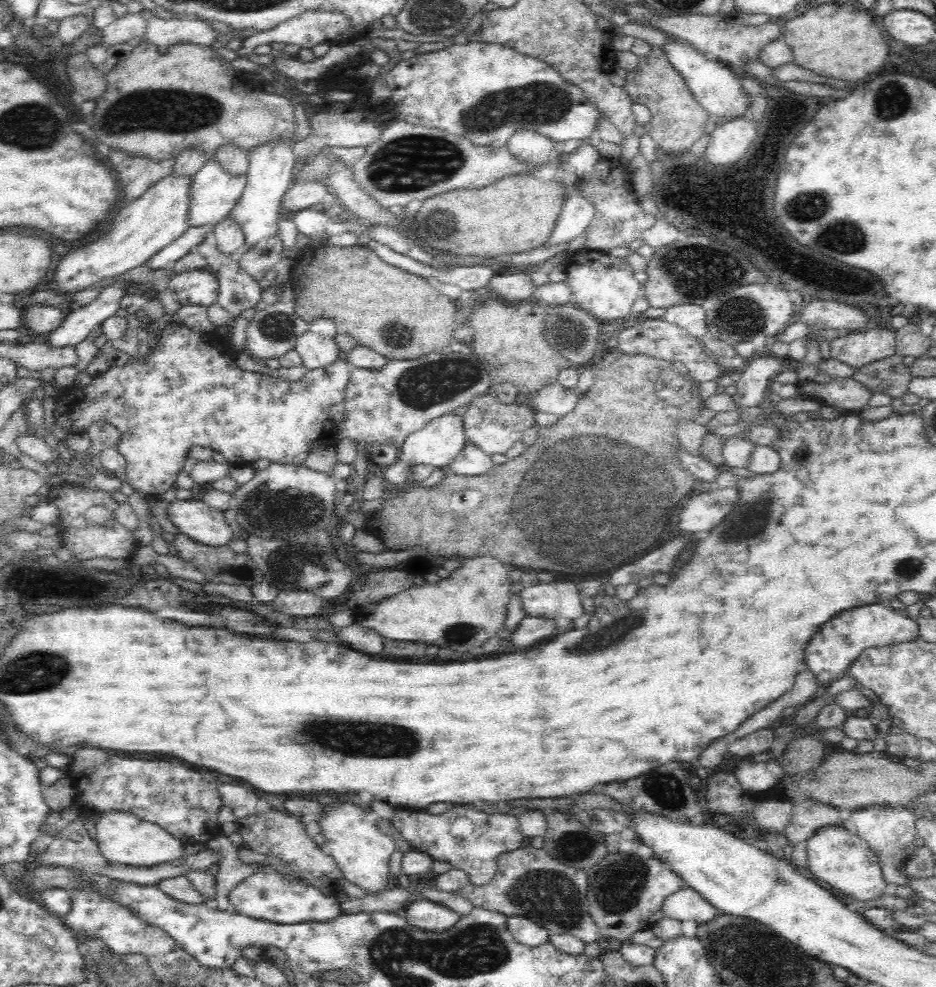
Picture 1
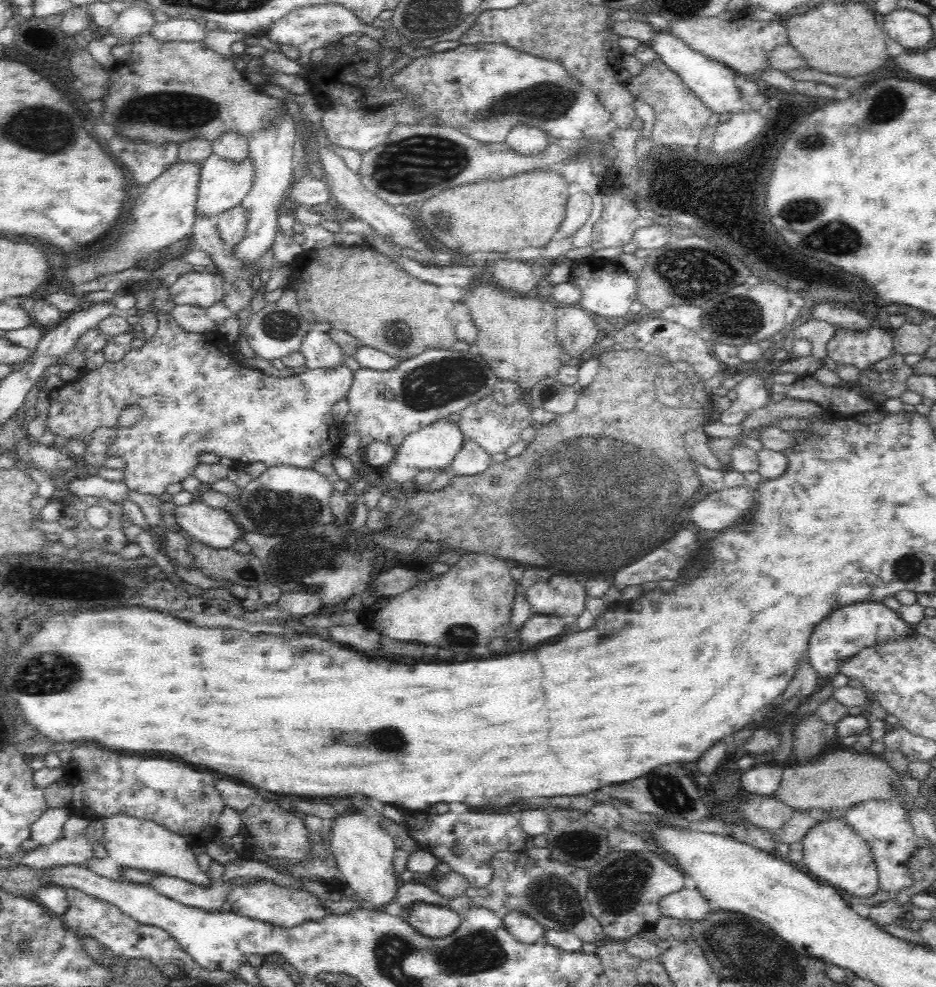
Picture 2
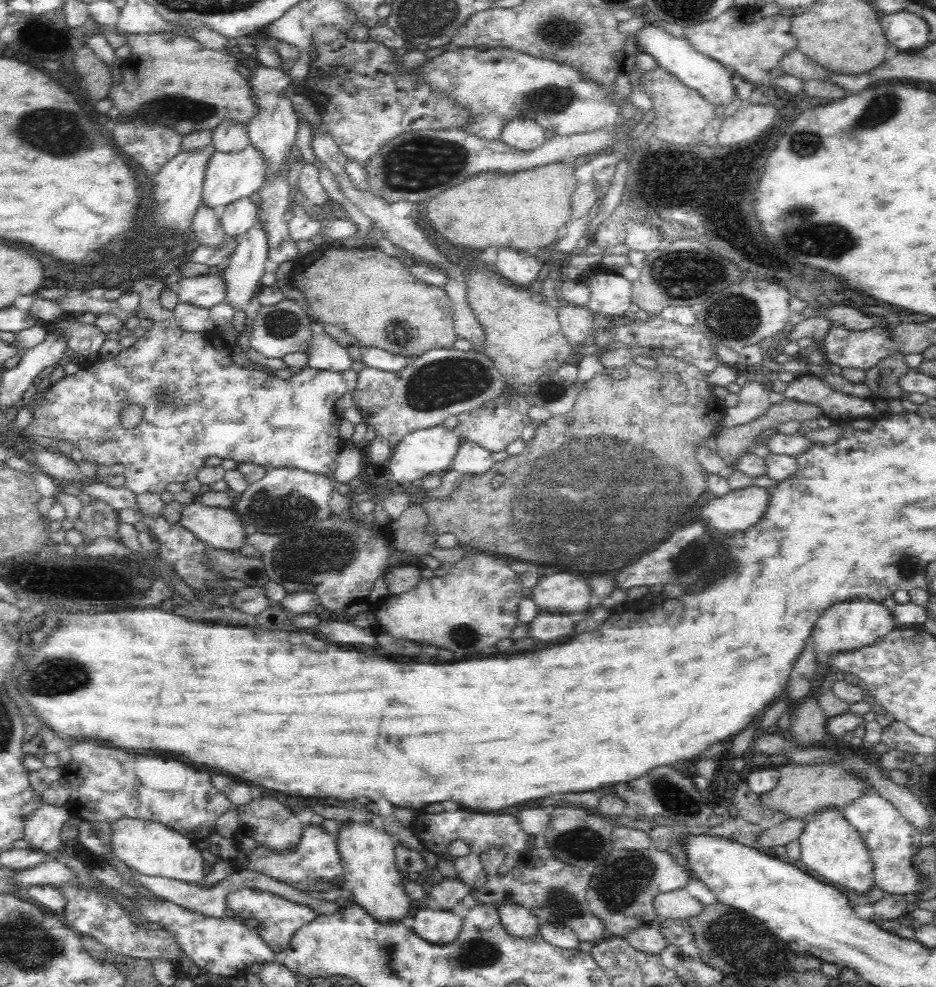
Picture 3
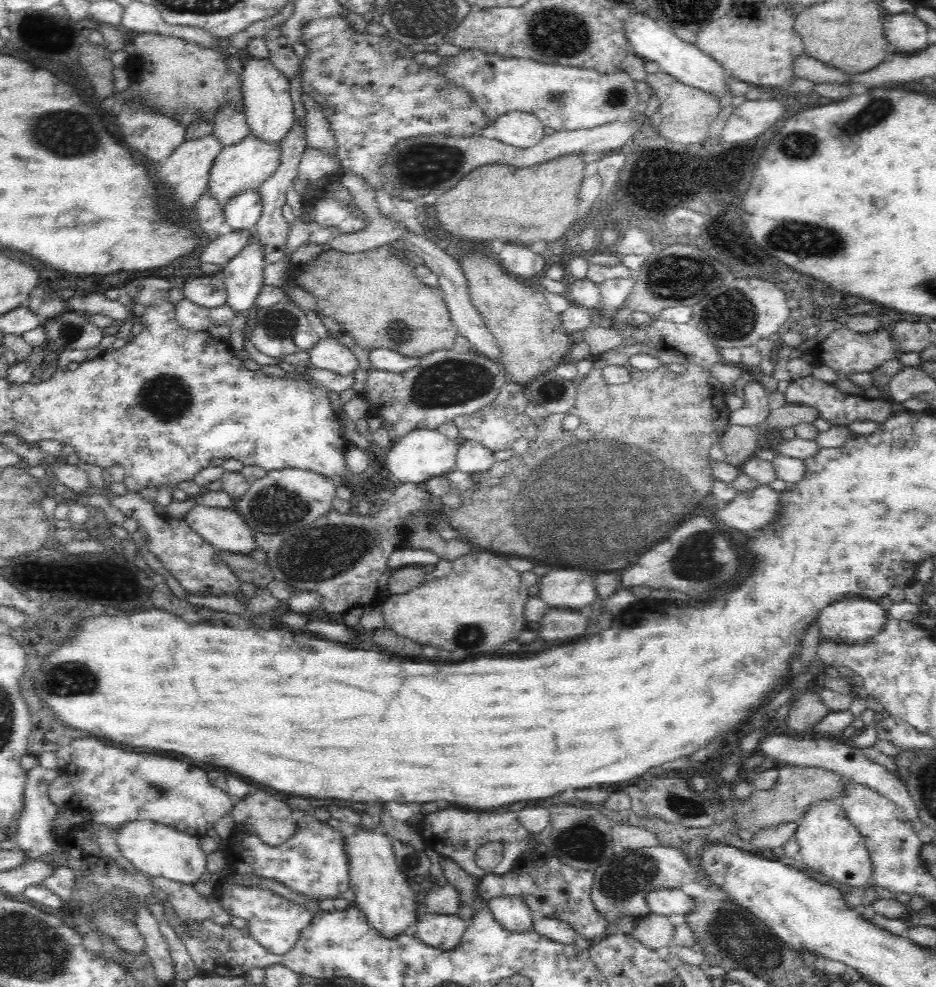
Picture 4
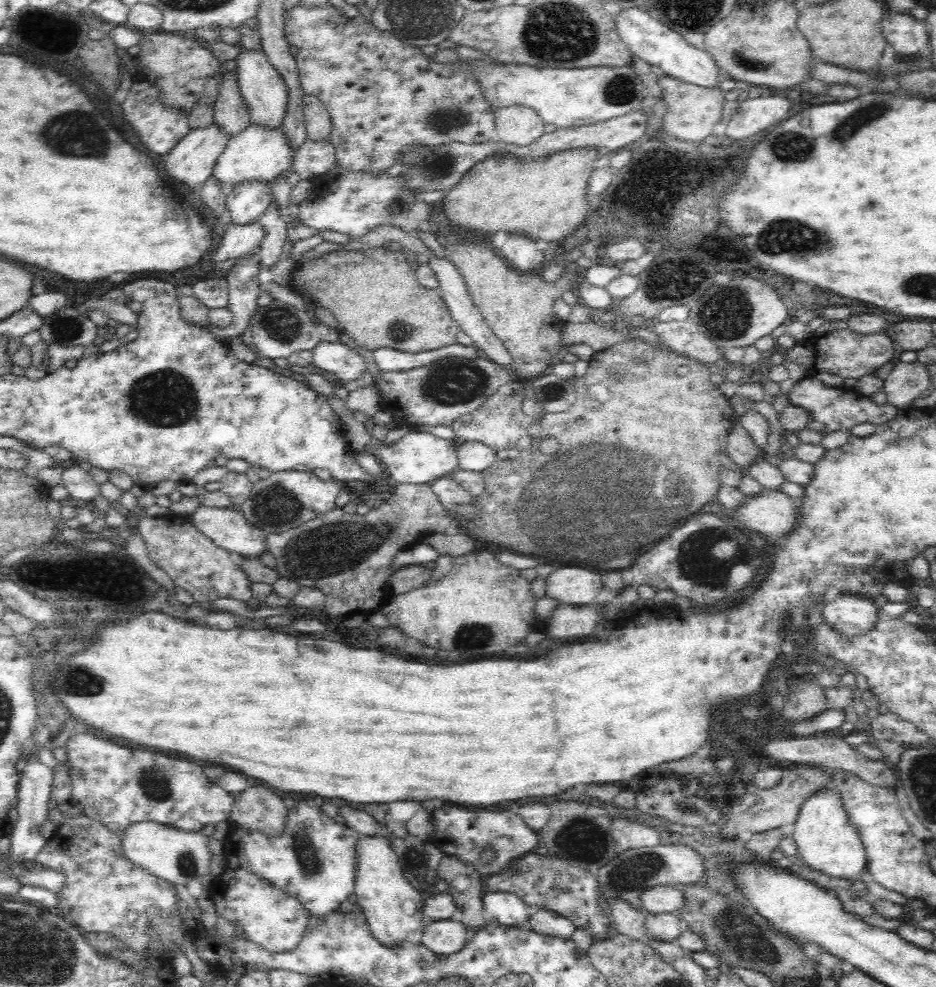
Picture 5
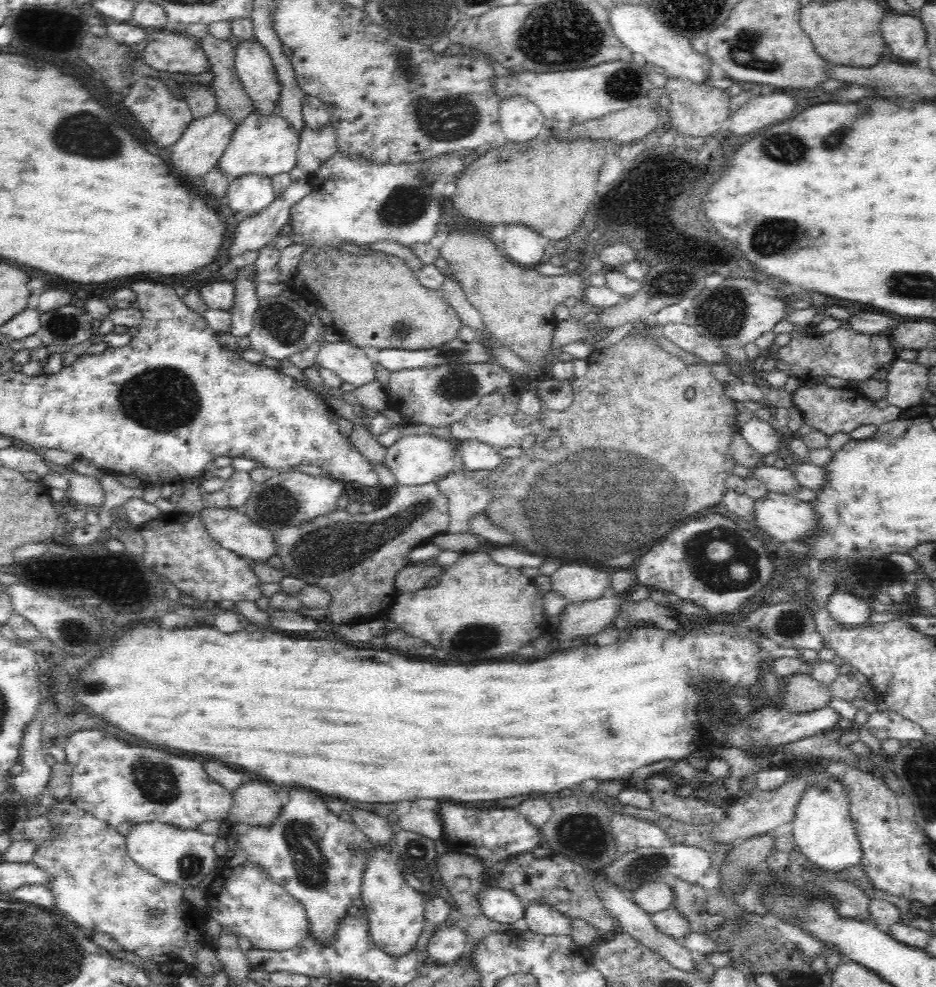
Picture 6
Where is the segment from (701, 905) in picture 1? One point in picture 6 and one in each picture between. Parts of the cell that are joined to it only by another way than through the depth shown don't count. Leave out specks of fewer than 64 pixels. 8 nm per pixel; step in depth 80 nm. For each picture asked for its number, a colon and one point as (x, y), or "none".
2: (688, 904)
3: (679, 904)
4: (674, 903)
5: (665, 899)
6: (655, 896)

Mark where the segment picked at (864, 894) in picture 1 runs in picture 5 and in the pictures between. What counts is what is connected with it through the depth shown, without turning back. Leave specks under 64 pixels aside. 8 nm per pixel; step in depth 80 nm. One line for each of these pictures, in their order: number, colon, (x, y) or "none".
2: (833, 853)
3: (833, 851)
4: (828, 843)
5: (826, 841)

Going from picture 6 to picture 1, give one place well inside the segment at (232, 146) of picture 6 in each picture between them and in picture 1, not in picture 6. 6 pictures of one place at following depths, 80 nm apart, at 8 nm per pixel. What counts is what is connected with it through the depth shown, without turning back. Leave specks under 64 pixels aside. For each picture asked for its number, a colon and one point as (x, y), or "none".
1: (213, 194)
2: (222, 185)
3: (228, 178)
4: (245, 166)
5: (257, 154)

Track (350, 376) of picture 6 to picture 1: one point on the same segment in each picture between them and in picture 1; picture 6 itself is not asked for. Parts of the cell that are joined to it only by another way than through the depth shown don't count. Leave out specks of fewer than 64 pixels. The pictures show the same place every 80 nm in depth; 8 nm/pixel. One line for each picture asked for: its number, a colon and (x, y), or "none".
1: (315, 352)
2: (318, 349)
3: (323, 353)
4: (327, 354)
5: (336, 357)

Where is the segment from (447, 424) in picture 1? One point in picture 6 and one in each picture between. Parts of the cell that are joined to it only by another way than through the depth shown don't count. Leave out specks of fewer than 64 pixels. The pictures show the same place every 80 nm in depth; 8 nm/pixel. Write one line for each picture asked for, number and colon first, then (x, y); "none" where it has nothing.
2: (434, 447)
3: (432, 450)
4: (421, 454)
5: (419, 457)
6: (415, 460)

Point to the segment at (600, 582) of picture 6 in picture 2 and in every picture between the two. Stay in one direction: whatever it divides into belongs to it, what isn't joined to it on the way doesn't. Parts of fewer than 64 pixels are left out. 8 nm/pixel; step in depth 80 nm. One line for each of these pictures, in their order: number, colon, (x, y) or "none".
2: (560, 596)
3: (564, 593)
4: (561, 589)
5: (567, 586)

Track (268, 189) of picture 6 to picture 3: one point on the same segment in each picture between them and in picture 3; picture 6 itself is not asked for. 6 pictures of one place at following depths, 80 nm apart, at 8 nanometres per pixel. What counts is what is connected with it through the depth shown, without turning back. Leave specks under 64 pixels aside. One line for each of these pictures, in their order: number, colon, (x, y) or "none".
3: (236, 219)
4: (242, 213)
5: (246, 204)

